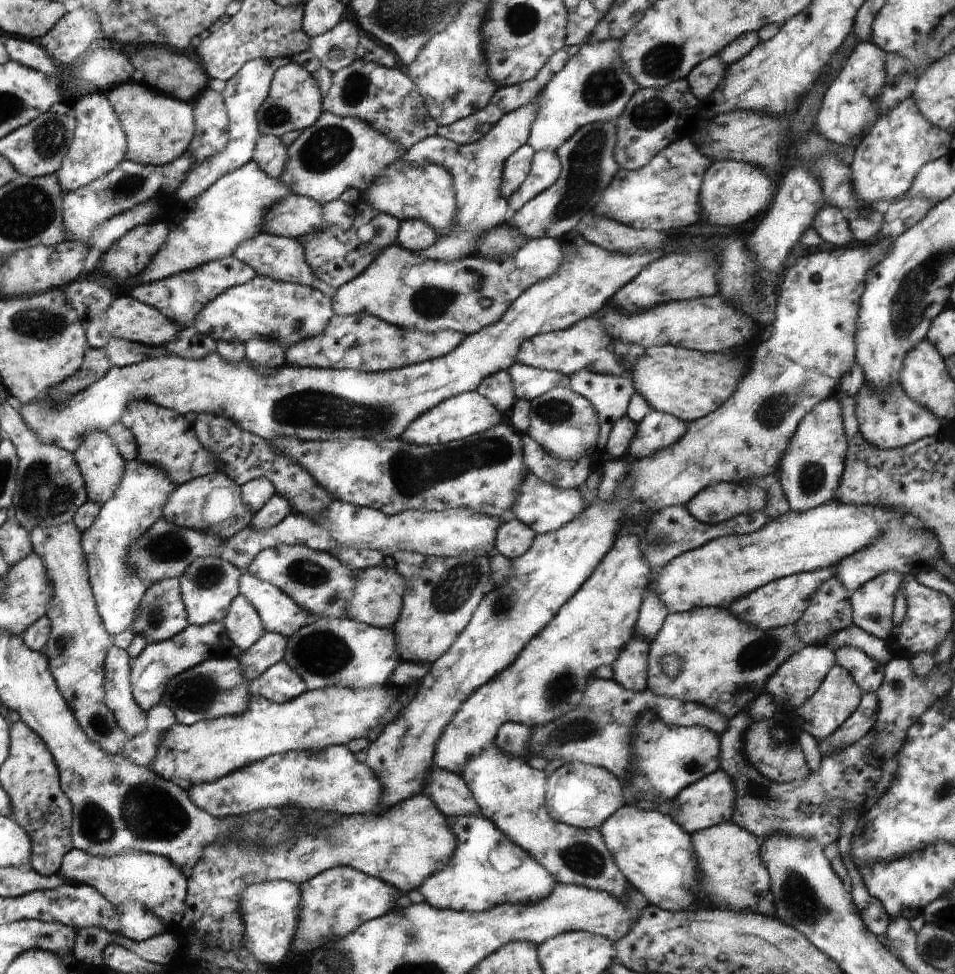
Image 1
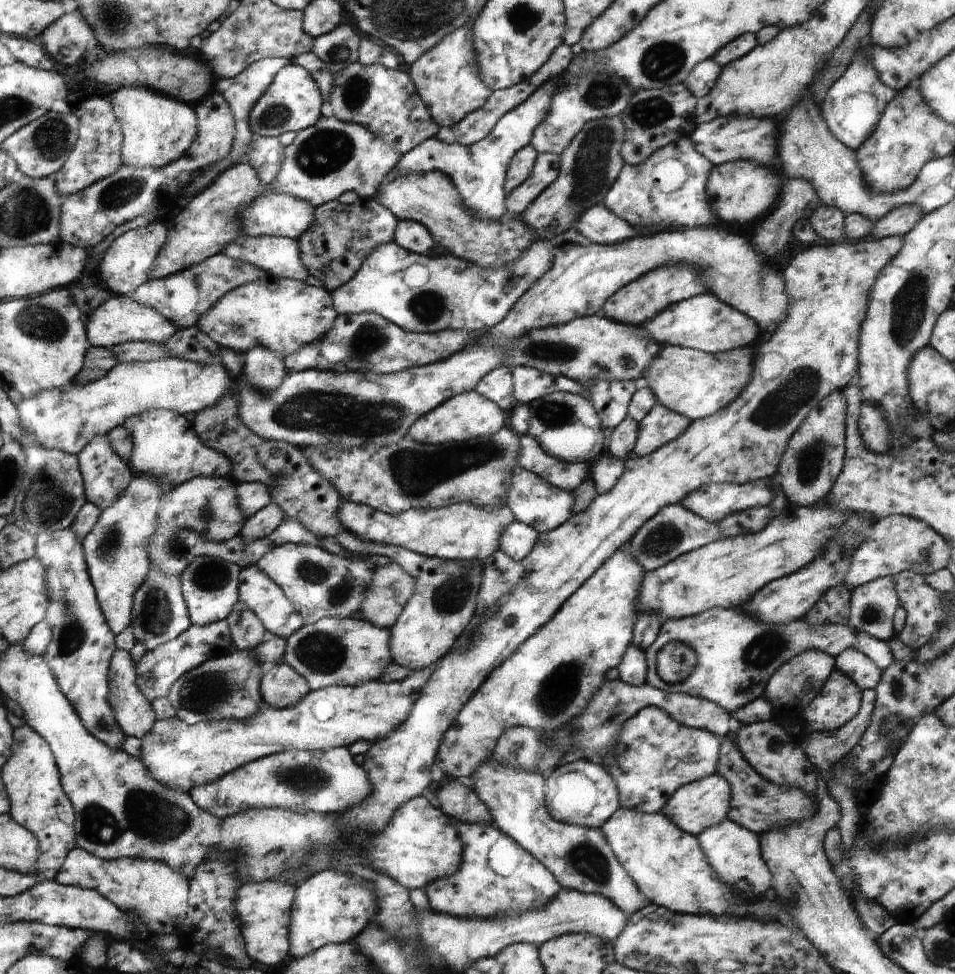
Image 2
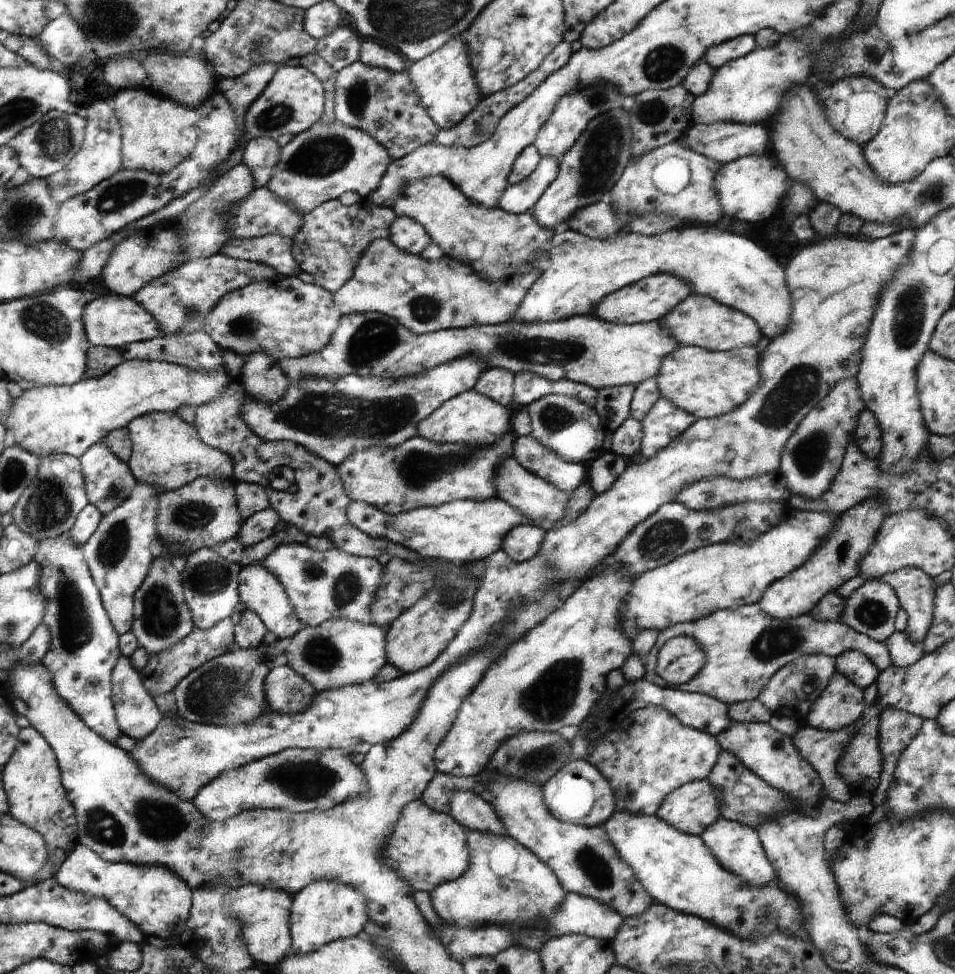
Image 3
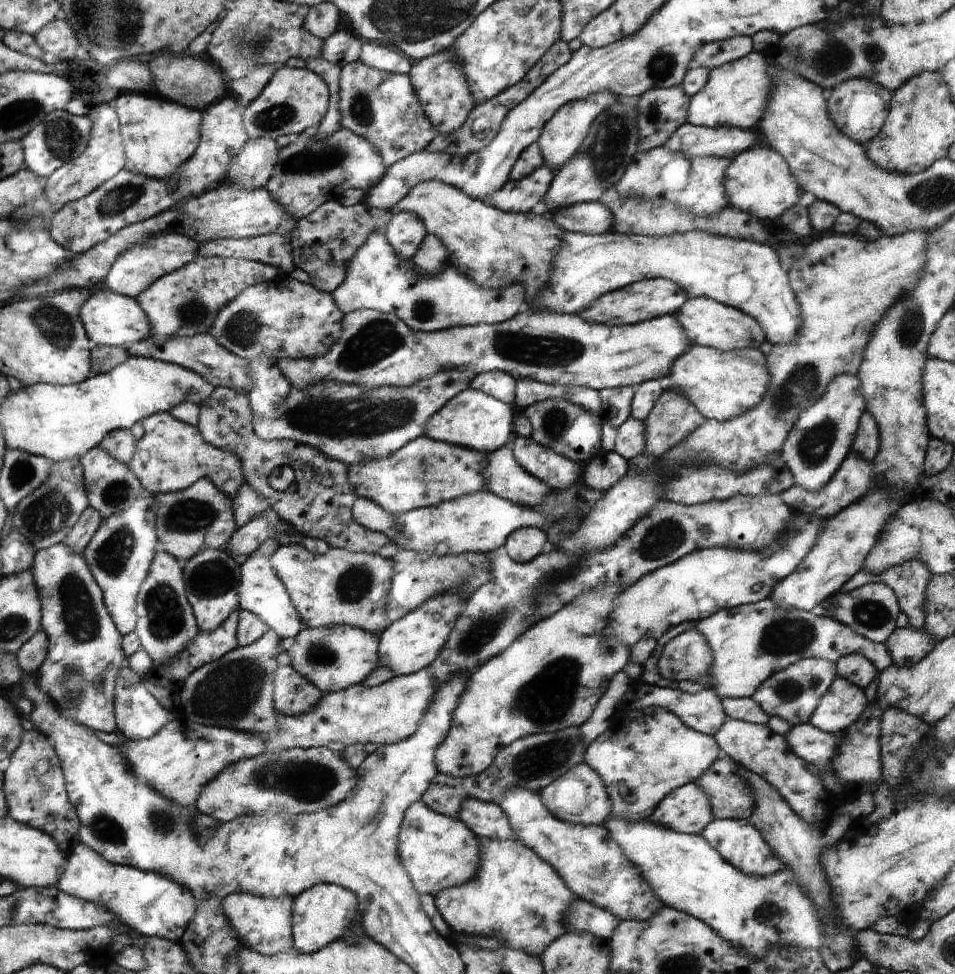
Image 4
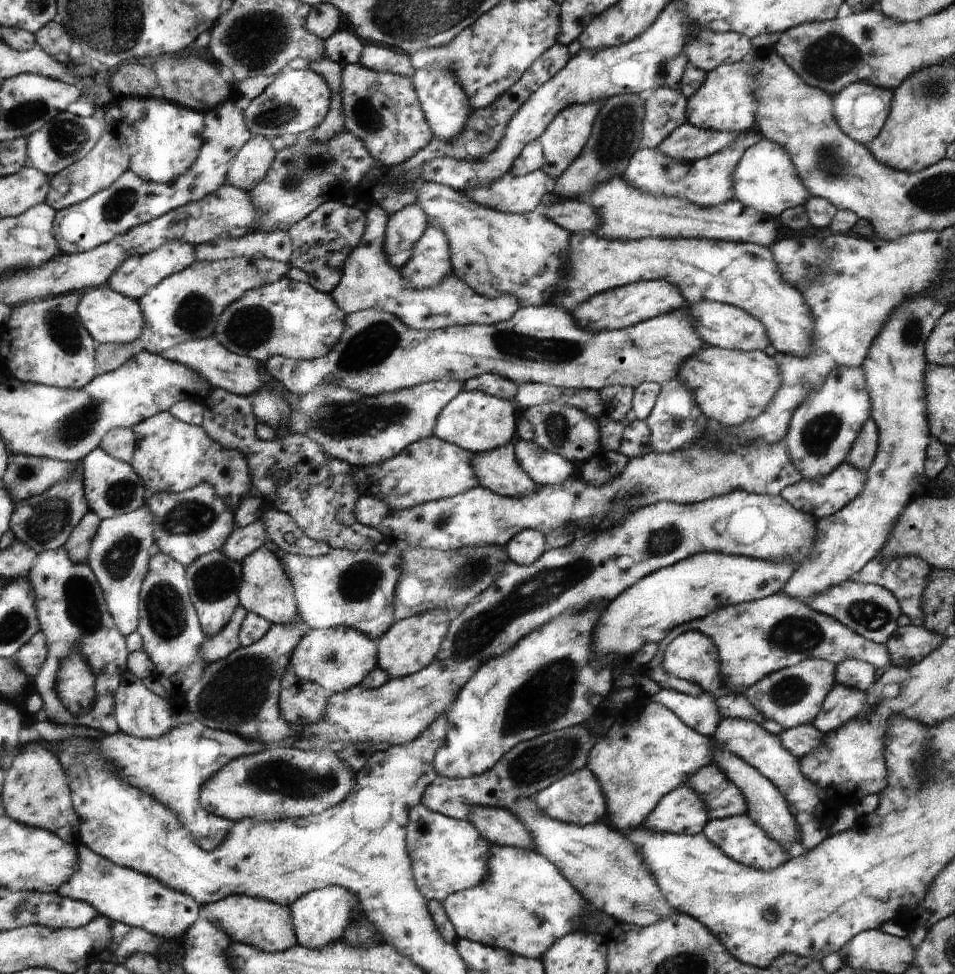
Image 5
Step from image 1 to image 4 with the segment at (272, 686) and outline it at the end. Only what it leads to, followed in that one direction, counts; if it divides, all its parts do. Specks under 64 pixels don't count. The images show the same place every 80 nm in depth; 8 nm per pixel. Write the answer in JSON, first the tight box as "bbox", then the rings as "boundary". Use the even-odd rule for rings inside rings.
{"bbox":[272,665,324,716],"boundary":[[[290,665],[276,668],[272,680],[272,704],[279,715],[301,716],[313,711],[324,695]]]}

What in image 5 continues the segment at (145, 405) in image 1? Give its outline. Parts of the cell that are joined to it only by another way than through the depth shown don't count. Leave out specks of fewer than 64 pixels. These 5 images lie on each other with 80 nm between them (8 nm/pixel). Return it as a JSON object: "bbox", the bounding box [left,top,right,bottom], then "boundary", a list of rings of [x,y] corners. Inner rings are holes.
{"bbox":[130,411,254,512],"boundary":[[[162,411],[138,423],[132,429],[136,433],[138,449],[130,464],[144,481],[147,494],[158,491],[181,493],[198,487],[202,483],[208,483],[234,512],[241,506],[244,494],[252,490],[254,480],[251,479],[250,464],[247,463],[246,456],[238,449],[227,449],[218,441],[211,439],[204,427],[188,424],[178,420],[170,411]]]}

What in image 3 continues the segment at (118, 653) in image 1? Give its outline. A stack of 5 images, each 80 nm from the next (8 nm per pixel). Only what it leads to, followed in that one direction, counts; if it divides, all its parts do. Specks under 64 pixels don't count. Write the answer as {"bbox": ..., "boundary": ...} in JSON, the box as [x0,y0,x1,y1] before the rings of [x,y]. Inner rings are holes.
{"bbox":[114,654,161,741],"boundary":[[[121,654],[118,672],[114,672],[114,704],[118,704],[121,734],[142,741],[153,735],[160,720],[161,710],[153,696],[145,689],[142,674],[137,672],[130,657]]]}

